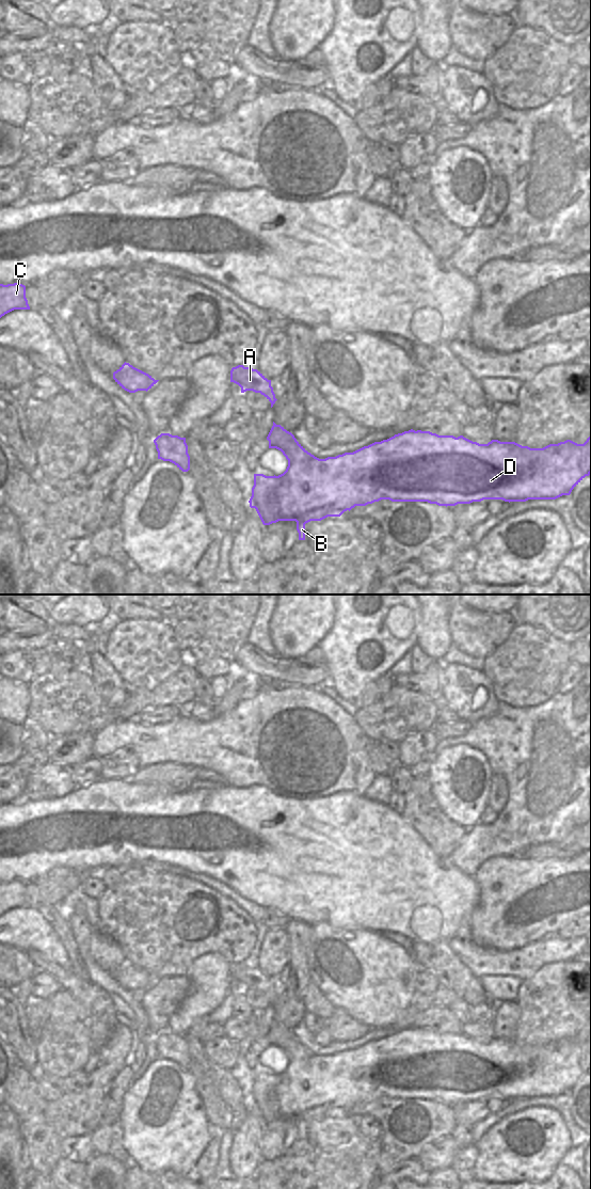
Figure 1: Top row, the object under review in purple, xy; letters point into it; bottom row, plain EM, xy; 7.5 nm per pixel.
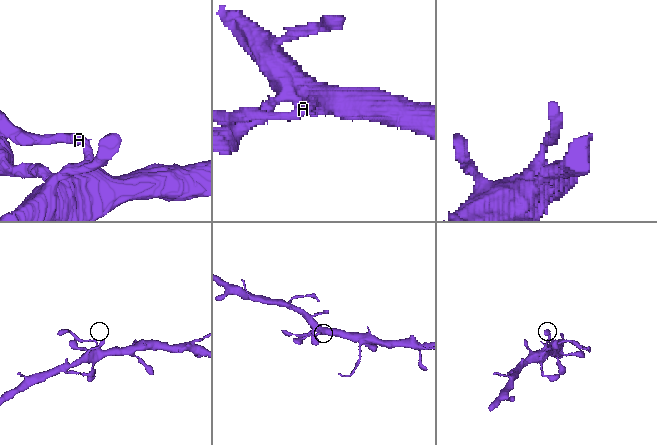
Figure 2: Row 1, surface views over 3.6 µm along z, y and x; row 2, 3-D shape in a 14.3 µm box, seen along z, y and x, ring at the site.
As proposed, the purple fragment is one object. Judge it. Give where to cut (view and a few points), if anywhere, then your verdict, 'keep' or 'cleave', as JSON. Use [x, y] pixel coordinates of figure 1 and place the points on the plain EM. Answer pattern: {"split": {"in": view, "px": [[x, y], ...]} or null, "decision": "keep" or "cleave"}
{"split": {"in": "xy", "px": [[271, 984], [265, 989], [259, 989]]}, "decision": "cleave"}

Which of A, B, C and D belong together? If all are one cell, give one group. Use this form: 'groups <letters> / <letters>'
groups A C / B D

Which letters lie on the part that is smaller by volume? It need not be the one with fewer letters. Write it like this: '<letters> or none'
A, C

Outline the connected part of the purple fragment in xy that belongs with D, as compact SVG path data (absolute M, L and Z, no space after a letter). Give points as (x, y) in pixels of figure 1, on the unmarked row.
M274 1019L267 1037L269 1046L276 1046L283 1050L288 1058L288 1064L278 1074L254 1072L250 1105L256 1107L263 1123L278 1119L296 1119L299 1138L305 1138L305 1122L310 1119L340 1114L355 1104L366 1104L381 1097L428 1099L446 1105L483 1097L502 1097L509 1100L528 1097L556 1097L562 1093L570 1093L572 1088L591 1072L591 1033L584 1042L566 1037L543 1046L530 1046L515 1040L492 1037L488 1042L479 1042L463 1033L456 1035L411 1027L387 1037L364 1044L353 1050L345 1050L325 1057L319 1057L308 1050L291 1030Z

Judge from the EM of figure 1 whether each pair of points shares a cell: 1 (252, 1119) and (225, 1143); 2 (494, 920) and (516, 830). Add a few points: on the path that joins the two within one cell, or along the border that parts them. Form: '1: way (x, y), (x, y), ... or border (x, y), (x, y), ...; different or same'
1: border (234, 1132), (227, 1161); different
2: border (513, 855), (496, 855), (485, 860); different

